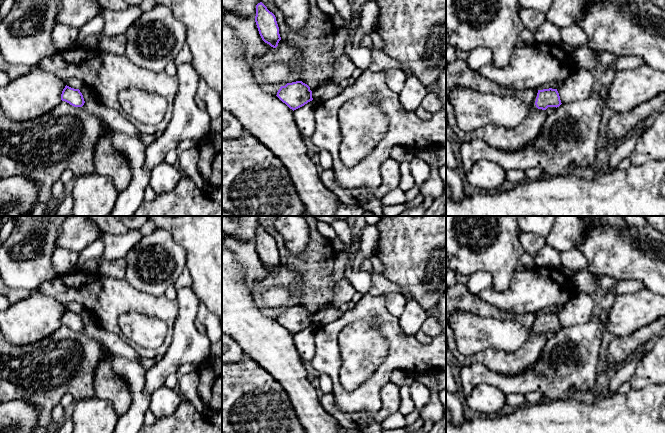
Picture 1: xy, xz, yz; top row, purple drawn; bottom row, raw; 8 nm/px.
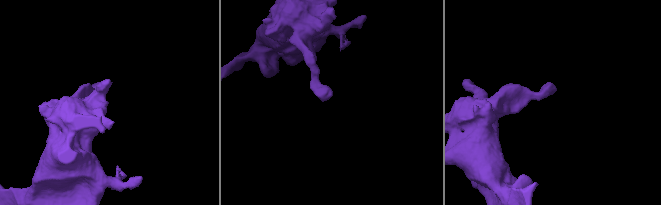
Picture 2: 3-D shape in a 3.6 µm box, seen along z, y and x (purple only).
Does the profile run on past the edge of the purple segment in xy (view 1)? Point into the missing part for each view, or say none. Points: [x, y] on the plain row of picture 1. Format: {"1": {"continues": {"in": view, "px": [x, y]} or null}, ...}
{"1": {"continues": null}}

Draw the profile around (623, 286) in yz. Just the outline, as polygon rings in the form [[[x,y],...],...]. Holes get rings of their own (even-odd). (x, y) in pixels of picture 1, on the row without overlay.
[[[619,280],[615,287],[615,293],[626,294],[630,292],[638,292],[644,288],[644,284],[638,280]]]

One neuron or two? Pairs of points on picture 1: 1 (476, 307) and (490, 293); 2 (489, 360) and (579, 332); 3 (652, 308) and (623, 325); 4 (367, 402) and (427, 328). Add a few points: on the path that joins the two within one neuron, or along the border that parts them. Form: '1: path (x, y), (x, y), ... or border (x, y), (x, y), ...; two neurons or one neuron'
1: border (476, 296), (503, 311); two neurons
2: border (547, 339), (540, 356), (533, 363); two neurons
3: path (645, 308), (640, 308), (630, 318); one neuron
4: border (435, 336), (433, 338); two neurons

